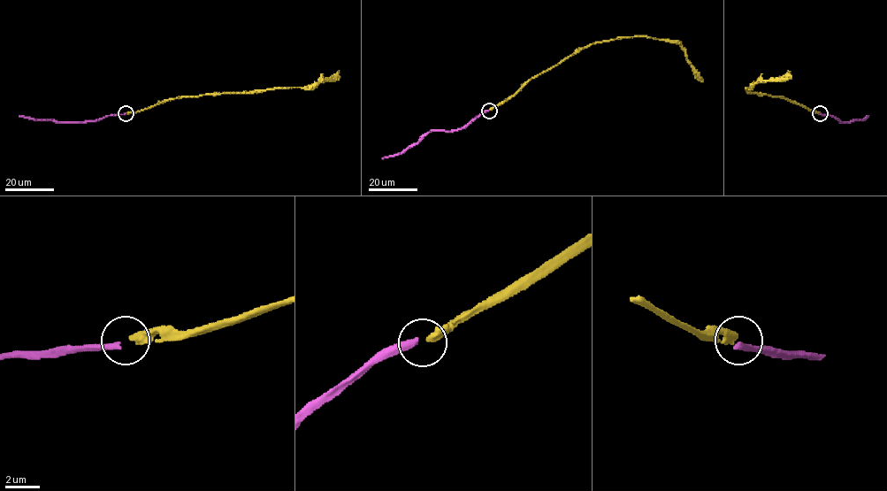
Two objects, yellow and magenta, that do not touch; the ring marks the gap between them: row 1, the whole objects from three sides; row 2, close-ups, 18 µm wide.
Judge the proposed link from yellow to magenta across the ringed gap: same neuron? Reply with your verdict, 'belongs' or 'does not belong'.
belongs

